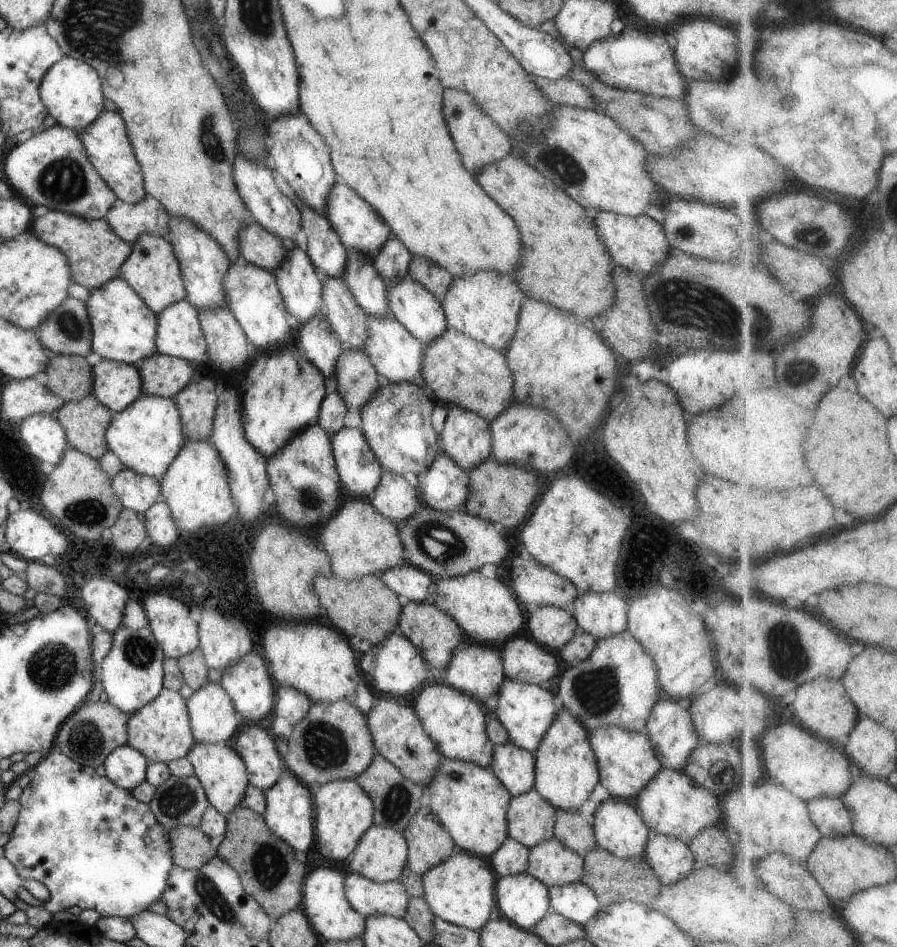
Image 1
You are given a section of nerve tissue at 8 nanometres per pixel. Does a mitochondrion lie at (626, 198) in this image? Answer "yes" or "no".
no

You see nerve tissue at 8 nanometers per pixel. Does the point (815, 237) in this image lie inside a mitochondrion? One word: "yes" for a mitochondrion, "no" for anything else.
yes

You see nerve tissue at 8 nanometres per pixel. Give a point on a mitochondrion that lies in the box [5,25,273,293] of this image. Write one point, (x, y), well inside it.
(63, 181)

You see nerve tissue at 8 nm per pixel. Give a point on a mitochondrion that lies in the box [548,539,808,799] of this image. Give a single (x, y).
(597, 691)

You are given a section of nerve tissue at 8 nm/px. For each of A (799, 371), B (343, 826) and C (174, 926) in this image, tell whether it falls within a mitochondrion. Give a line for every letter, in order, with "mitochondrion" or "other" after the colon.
A: mitochondrion
B: other
C: other

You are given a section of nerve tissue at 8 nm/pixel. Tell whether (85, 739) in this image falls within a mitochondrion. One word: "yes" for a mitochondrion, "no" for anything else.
yes

